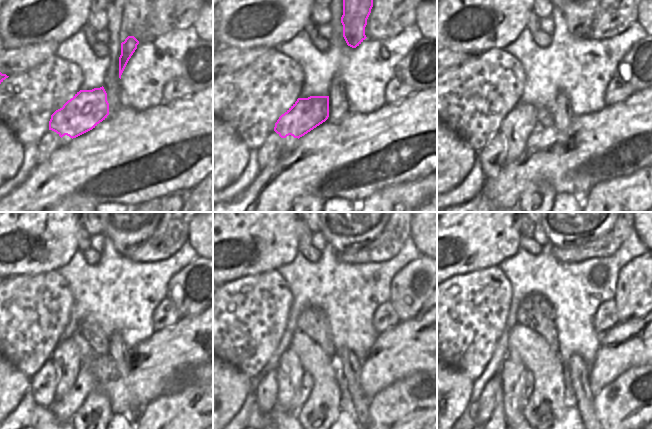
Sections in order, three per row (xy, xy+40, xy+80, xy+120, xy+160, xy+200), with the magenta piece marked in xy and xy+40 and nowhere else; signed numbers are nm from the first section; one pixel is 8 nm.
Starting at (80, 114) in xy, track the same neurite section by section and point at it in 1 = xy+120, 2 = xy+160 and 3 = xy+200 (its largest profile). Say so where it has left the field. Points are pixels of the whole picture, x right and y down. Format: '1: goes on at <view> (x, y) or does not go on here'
1: goes on at xy+120 (68, 349)
2: goes on at xy+160 (289, 353)
3: goes on at xy+200 (507, 358)

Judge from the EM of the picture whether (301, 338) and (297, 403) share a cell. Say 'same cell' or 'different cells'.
different cells

